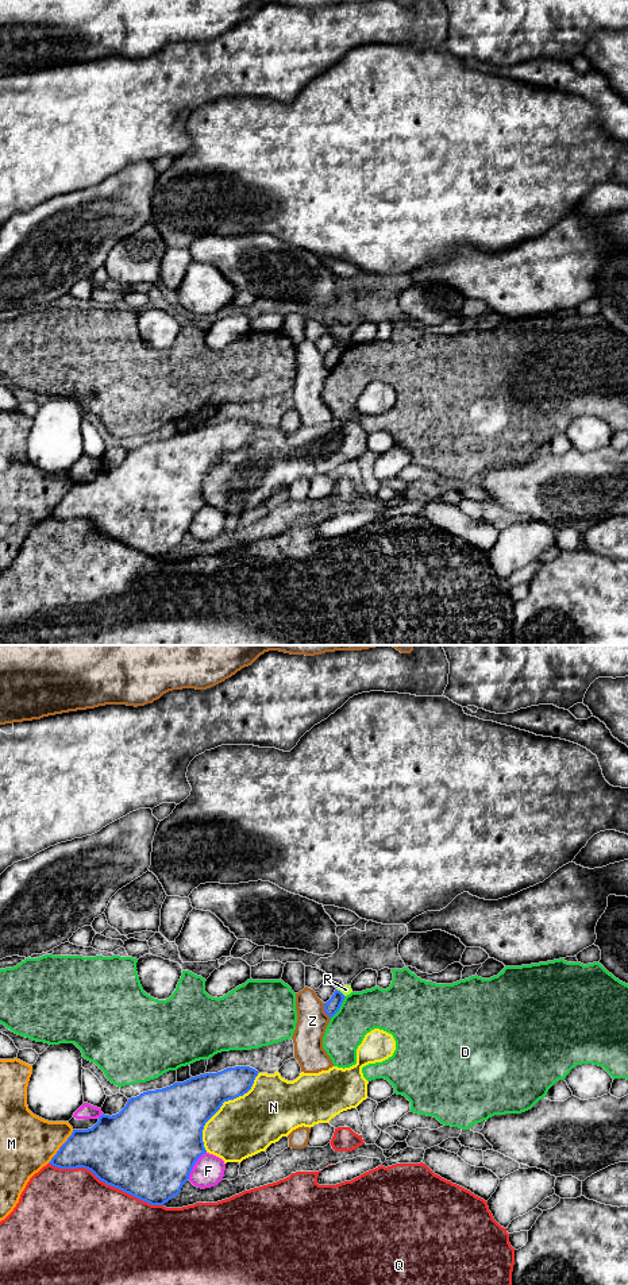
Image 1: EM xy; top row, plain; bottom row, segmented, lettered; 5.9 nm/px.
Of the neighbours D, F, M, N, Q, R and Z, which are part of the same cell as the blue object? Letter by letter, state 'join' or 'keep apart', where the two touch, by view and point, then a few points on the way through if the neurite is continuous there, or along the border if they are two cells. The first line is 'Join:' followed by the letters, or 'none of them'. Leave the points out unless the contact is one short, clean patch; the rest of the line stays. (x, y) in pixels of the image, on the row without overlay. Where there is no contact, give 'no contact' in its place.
Join: none of them
D: keep apart; meets blue in xy at (339, 359)
F: keep apart; meets blue in xy at (193, 517)
M: keep apart; meets blue in xy at (61, 498)
N: keep apart; meets blue in xy at (222, 456)
Q: keep apart; meets blue in xy at (106, 535)
R: keep apart; meets blue in xy at (341, 344); border along xy (336, 340), (345, 348)
Z: keep apart; meets blue in xy at (324, 363)

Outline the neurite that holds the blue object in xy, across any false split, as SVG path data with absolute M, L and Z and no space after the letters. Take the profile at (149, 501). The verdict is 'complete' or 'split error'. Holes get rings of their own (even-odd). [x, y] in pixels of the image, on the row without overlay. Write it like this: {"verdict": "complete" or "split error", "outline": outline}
{"verdict": "complete", "outline": "M235 418L217 425L190 429L184 435L174 435L162 441L143 444L136 449L128 451L119 466L112 468L103 466L92 481L73 482L49 516L59 521L88 521L107 537L151 557L163 557L181 544L196 513L207 505L203 494L205 475L220 462L224 454L247 445L258 425L250 418Z"}

